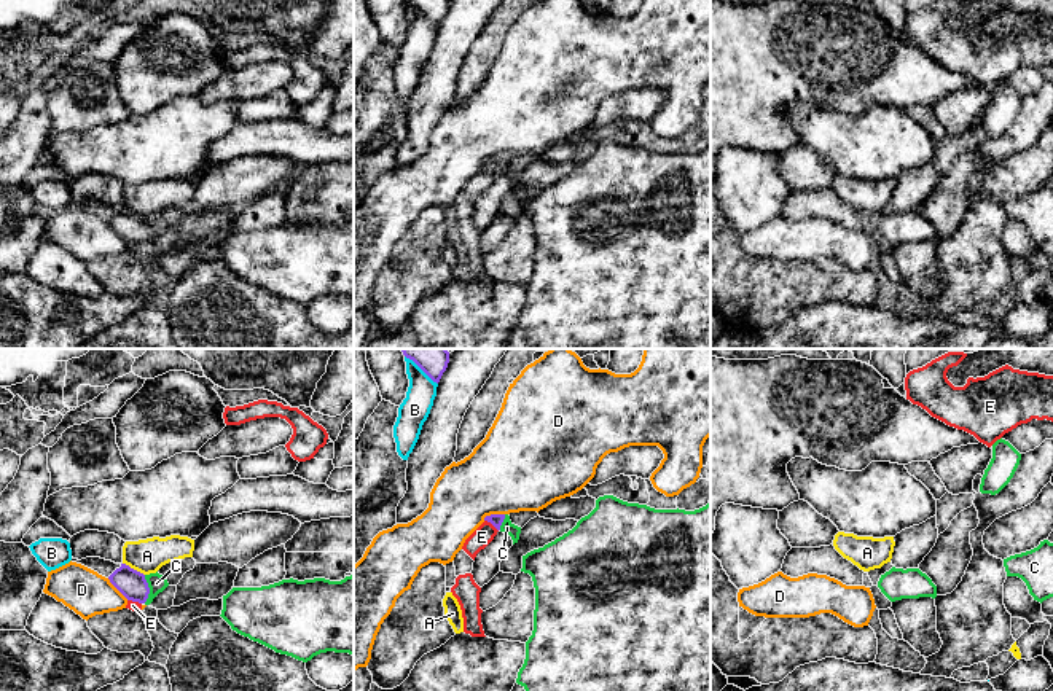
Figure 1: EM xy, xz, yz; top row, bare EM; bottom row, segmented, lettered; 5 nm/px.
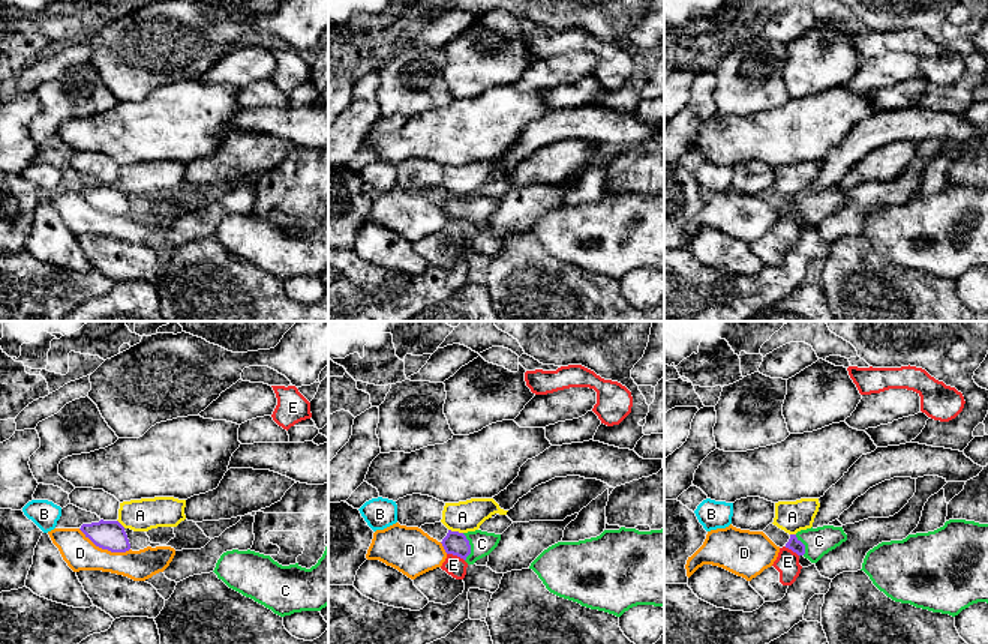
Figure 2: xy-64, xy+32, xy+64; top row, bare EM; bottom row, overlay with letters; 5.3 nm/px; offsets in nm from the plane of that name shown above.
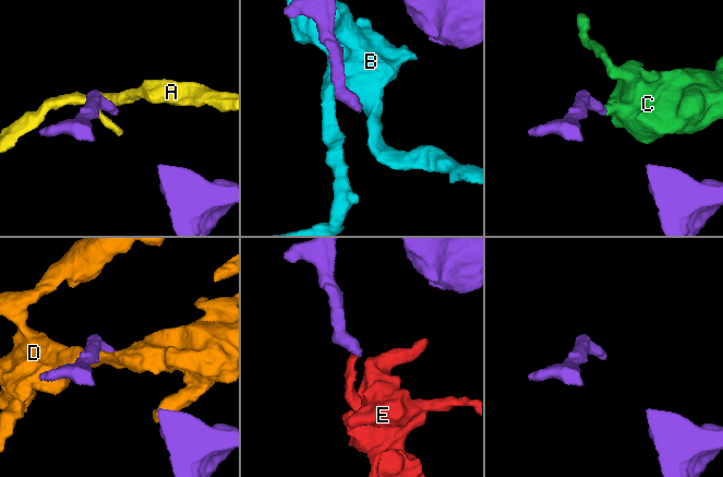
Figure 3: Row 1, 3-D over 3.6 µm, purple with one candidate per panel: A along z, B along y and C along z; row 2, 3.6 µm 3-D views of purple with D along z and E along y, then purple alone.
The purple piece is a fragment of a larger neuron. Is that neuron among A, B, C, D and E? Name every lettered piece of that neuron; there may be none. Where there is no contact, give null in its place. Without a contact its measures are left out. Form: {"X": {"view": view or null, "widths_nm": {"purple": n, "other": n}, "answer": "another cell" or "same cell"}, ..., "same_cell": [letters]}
{"A": {"view": "xy", "widths_nm": {"purple": 140, "other": 180}, "answer": "another cell"}, "B": {"view": "xz", "widths_nm": {"purple": 110, "other": 150}, "answer": "another cell"}, "C": {"view": "xy", "widths_nm": {"purple": 140, "other": 90}, "answer": "same cell"}, "D": {"view": "xz", "widths_nm": {"purple": 60, "other": 420}, "answer": "another cell"}, "E": {"view": "xz", "widths_nm": {"purple": 60, "other": 100}, "answer": "another cell"}, "same_cell": ["C"]}

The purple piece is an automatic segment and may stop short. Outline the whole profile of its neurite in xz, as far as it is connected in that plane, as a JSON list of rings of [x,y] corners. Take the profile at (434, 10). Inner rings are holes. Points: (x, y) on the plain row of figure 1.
[[[406,0],[413,3],[433,25],[440,25],[448,11],[449,0]]]

